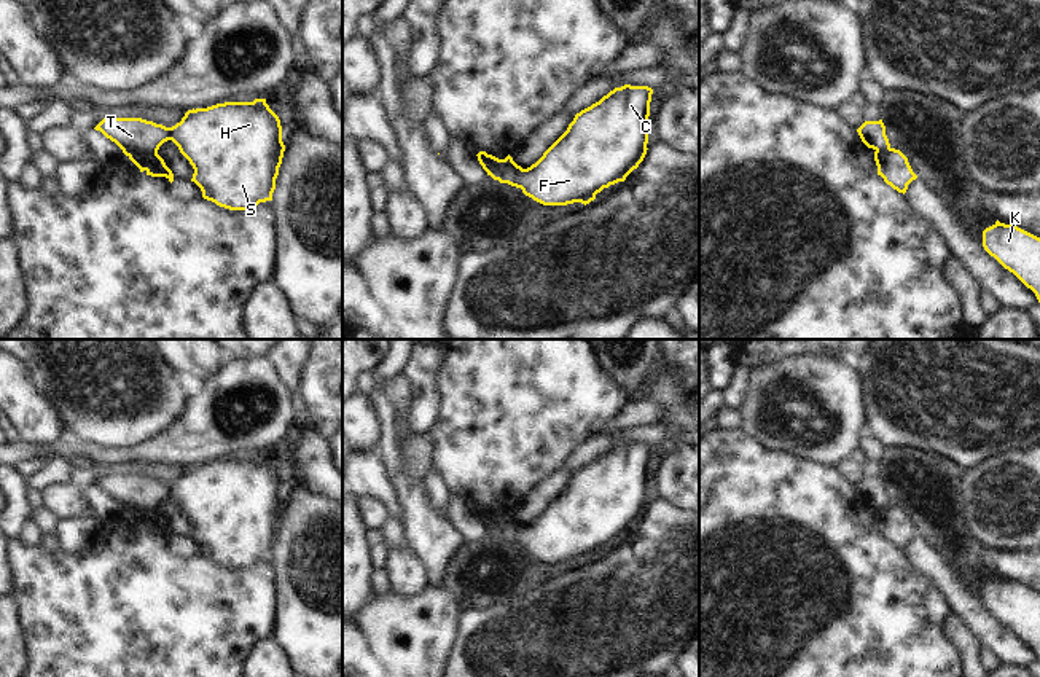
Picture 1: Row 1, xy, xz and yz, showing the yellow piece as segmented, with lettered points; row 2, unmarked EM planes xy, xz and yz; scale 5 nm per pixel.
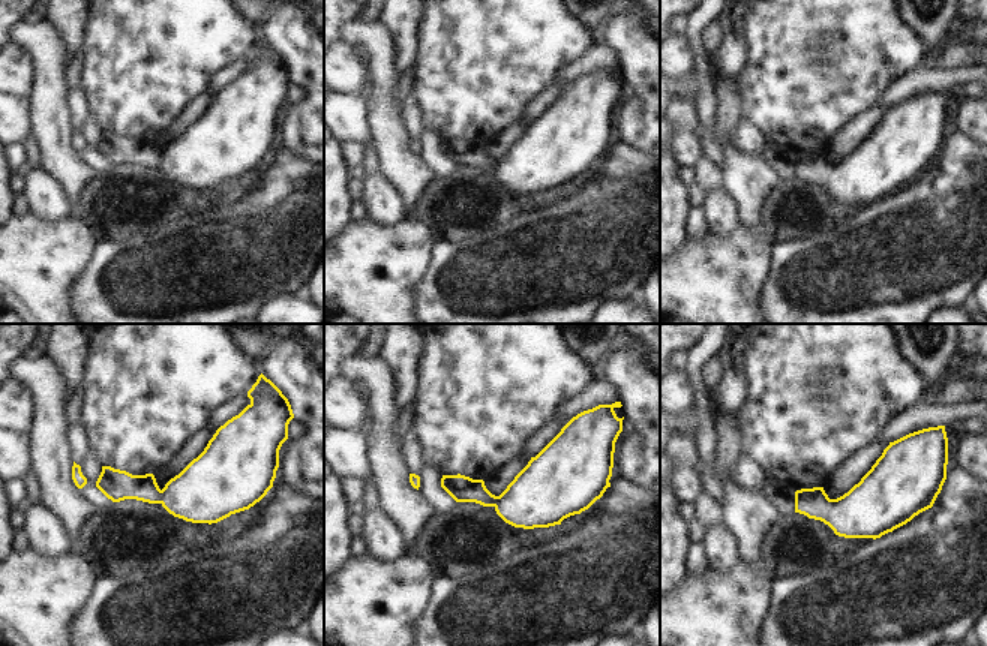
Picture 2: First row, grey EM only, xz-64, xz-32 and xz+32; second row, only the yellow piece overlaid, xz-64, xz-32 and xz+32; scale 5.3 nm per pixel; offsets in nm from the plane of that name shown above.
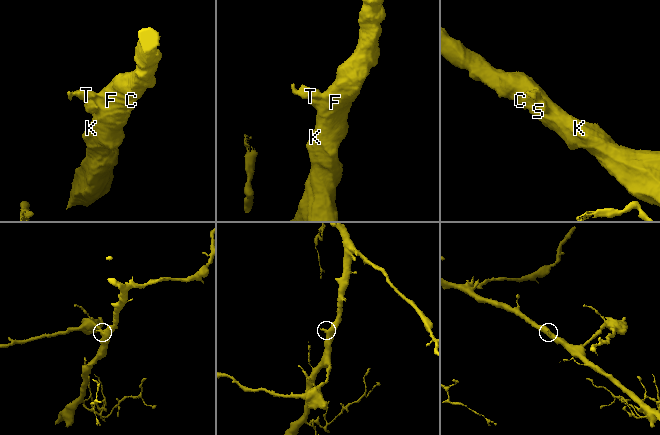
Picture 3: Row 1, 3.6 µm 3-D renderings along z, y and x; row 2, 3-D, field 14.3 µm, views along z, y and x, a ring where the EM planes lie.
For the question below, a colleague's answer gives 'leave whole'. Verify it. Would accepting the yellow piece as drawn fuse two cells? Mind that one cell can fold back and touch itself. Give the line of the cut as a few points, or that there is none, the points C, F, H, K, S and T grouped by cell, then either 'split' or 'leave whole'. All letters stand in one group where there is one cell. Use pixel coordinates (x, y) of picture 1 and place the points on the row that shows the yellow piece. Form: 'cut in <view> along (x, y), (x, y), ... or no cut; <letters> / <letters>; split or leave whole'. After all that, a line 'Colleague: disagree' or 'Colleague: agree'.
cut in xz along (524, 169), (520, 174), (510, 169), (491, 169), (488, 172); C F H K S / T; split
Colleague: disagree

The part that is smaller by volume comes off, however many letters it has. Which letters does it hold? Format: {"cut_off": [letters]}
{"cut_off": ["T"]}

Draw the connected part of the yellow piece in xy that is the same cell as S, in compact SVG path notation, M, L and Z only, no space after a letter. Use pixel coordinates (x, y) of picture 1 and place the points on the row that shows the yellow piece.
M266 99L188 110L182 121L170 127L170 140L193 166L191 182L201 188L204 199L229 210L248 210L272 201L285 145L280 119Z

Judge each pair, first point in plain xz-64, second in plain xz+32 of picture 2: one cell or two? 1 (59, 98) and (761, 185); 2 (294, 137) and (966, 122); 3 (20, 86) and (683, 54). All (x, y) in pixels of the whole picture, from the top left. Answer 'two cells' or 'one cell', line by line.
1: one cell
2: one cell
3: one cell

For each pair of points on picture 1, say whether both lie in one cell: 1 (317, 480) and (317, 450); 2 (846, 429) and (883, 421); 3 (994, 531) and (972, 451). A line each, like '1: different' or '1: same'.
1: same
2: different
3: different

